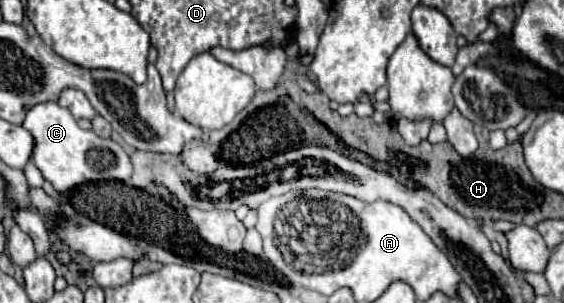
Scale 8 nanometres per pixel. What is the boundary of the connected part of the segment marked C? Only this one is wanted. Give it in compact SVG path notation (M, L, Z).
M55 101L37 103L27 109L23 127L33 135L35 147L31 161L37 165L37 169L43 173L47 181L57 191L67 191L75 185L81 185L85 181L129 181L131 179L131 163L127 153L111 139L101 139L93 135L93 131L85 131L77 125L75 117L69 113L67 107L57 105Z

